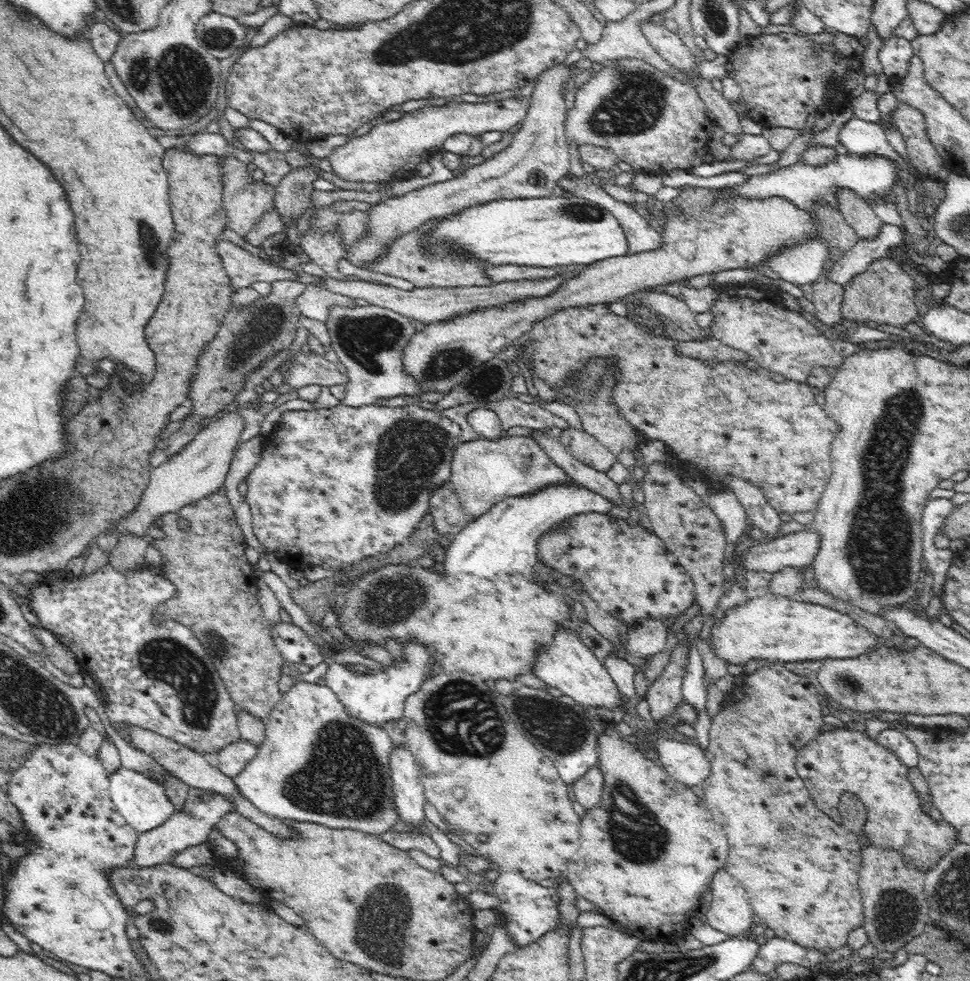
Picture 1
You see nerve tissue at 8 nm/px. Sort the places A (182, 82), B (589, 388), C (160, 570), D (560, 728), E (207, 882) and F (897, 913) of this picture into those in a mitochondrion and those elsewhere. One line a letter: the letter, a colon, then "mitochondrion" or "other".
A: mitochondrion
B: mitochondrion
C: other
D: mitochondrion
E: other
F: mitochondrion

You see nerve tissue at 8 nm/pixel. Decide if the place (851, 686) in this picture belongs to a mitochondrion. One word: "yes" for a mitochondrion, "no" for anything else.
yes

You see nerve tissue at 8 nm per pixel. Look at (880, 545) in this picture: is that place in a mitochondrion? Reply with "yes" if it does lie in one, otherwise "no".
yes

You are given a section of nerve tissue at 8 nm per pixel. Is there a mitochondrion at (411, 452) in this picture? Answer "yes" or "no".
yes

